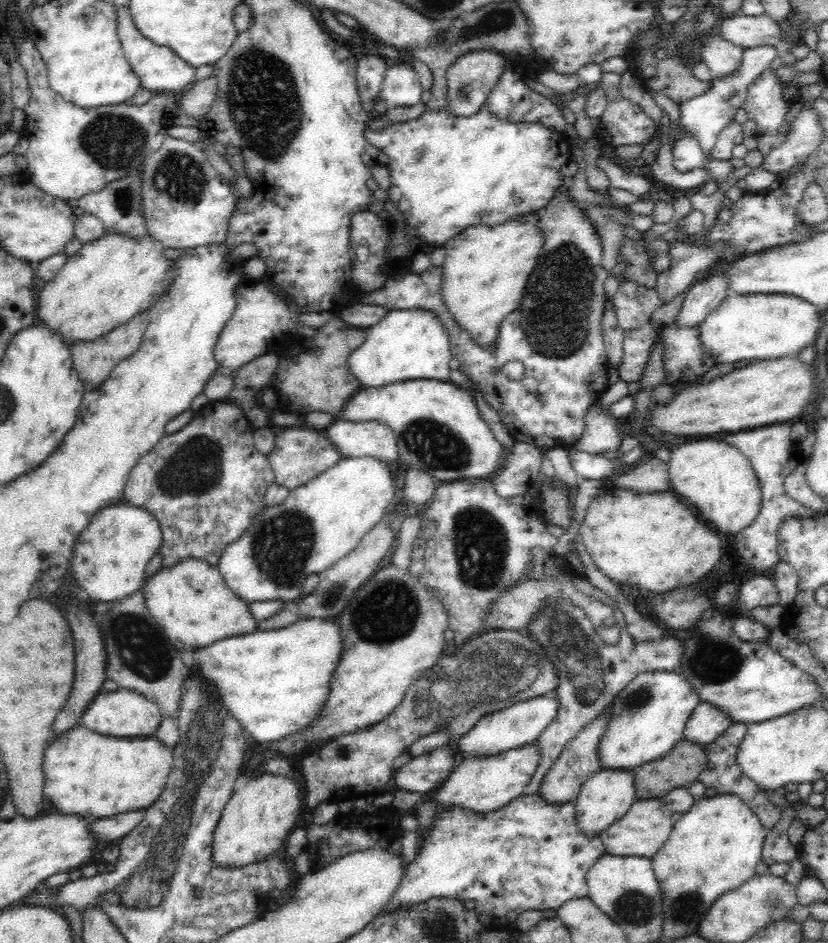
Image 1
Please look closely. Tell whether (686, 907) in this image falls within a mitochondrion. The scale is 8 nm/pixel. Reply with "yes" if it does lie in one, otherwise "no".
yes

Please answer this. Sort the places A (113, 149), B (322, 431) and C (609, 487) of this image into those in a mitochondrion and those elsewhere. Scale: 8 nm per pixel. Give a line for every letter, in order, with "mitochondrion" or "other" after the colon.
A: mitochondrion
B: other
C: other

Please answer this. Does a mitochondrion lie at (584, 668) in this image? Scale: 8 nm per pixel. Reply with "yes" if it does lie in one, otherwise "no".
yes

